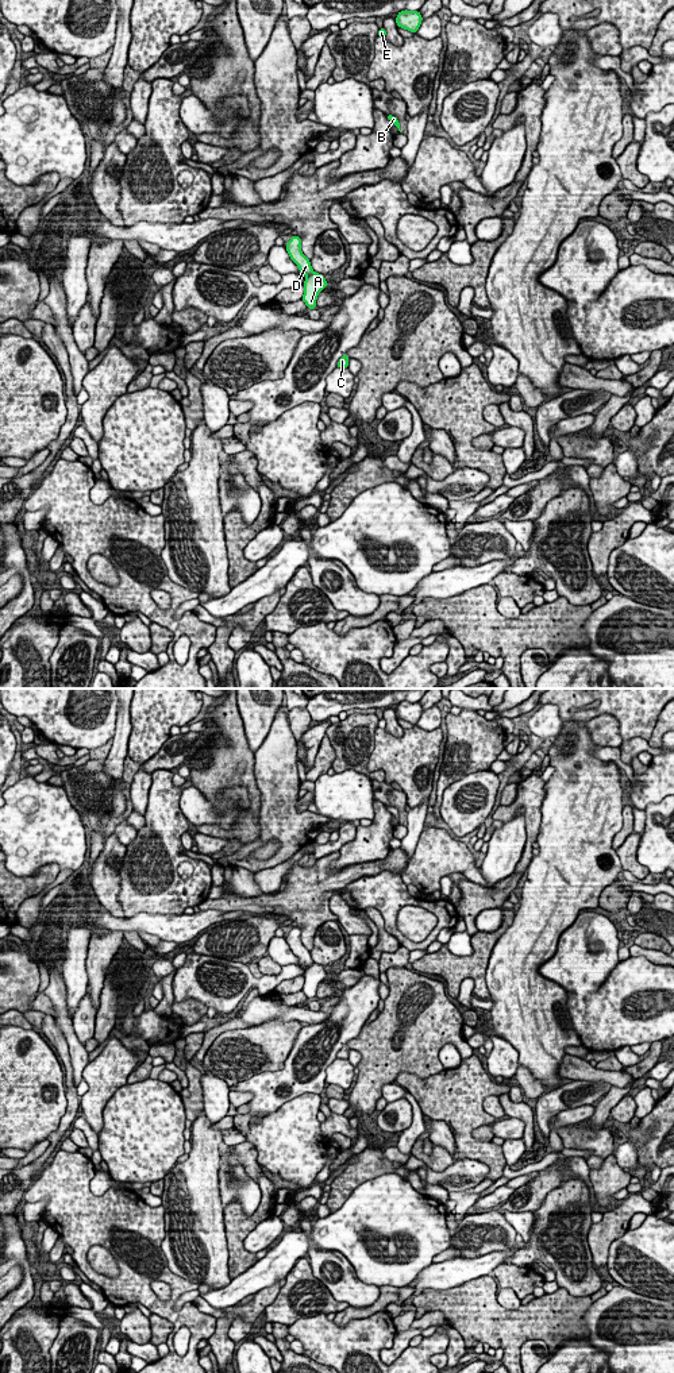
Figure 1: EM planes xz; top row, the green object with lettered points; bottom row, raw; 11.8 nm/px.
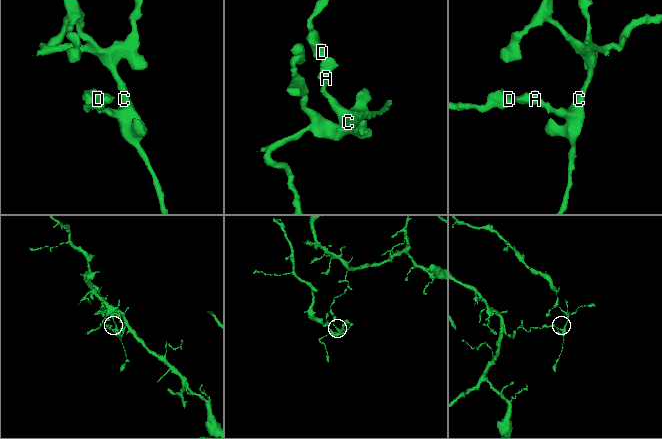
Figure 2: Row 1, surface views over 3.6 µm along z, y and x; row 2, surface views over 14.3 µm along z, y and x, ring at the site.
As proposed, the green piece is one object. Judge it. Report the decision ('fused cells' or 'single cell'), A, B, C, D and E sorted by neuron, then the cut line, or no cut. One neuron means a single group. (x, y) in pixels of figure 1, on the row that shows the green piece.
fused cells; A C / B D E; cut in xz along (314, 272), (308, 276)

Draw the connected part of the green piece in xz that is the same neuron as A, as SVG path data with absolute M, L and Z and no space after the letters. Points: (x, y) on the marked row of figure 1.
M313 271L311 275L305 278L303 285L304 294L301 300L305 302L308 309L315 309L319 293L330 284L326 281L323 274Z

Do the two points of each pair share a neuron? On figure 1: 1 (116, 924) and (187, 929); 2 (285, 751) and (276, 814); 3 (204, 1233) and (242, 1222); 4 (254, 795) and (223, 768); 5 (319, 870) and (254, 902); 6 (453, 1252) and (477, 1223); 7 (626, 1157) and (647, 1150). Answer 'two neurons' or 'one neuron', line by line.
1: one neuron
2: one neuron
3: two neurons
4: one neuron
5: one neuron
6: two neurons
7: two neurons

